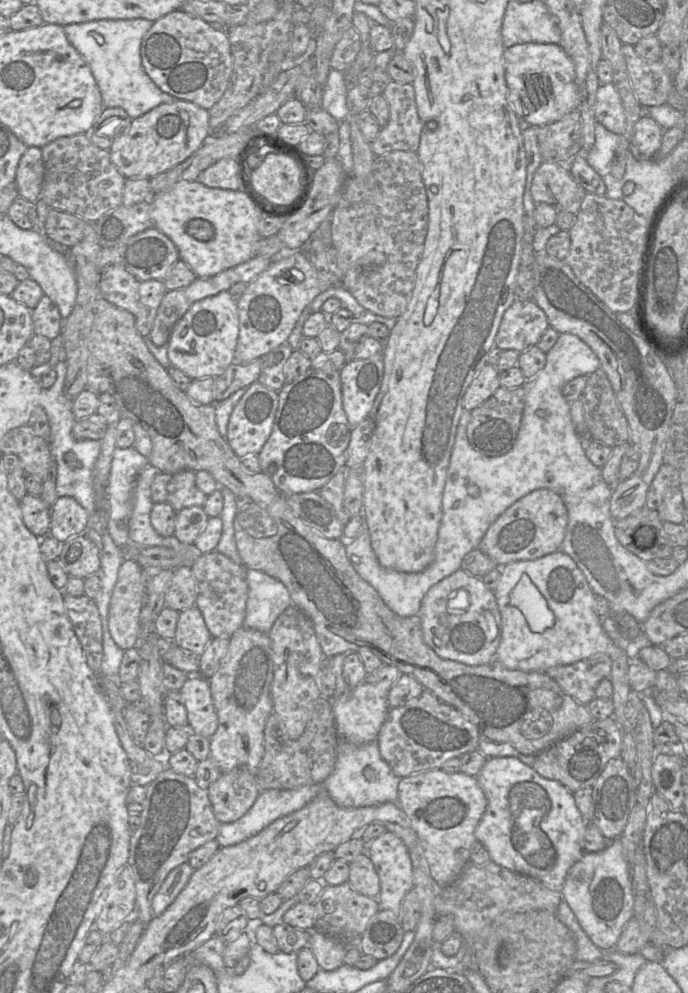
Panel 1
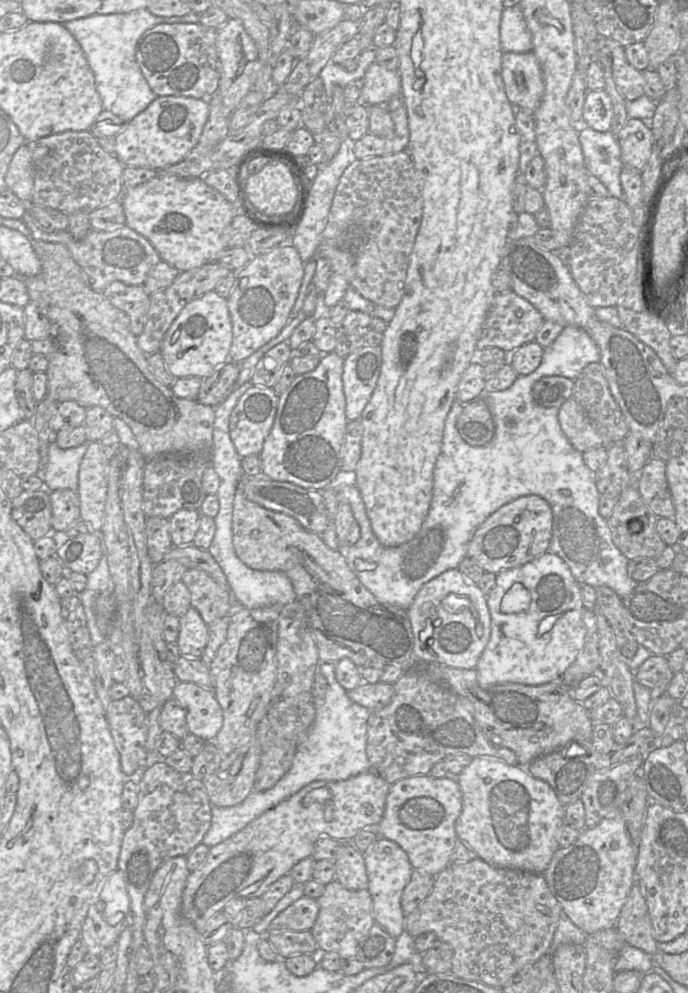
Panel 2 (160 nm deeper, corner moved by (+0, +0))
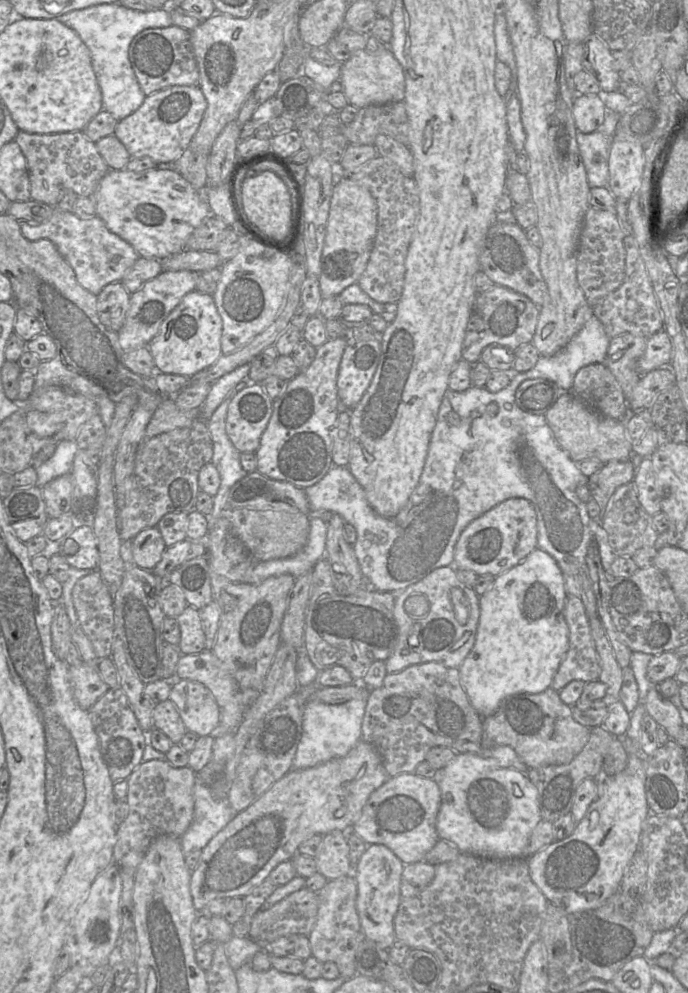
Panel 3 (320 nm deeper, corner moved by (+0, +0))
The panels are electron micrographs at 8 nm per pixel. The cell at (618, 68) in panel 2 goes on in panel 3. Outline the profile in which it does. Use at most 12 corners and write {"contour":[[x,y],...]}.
{"contour":[[594,33],[583,44],[583,70],[602,91],[618,91],[612,51]]}

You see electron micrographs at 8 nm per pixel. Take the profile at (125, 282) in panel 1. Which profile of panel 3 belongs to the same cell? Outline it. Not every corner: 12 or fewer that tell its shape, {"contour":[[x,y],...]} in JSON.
{"contour":[[121,282],[97,295],[98,316],[108,330],[124,325],[130,295]]}

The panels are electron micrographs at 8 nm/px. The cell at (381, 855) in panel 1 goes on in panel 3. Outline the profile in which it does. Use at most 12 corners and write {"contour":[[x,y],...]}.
{"contour":[[369,844],[354,865],[365,938],[397,940],[404,863]]}

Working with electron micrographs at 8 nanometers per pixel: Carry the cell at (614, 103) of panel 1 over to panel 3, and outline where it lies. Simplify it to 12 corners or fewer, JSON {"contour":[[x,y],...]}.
{"contour":[[577,94],[576,129],[597,131],[606,111],[597,94]]}

